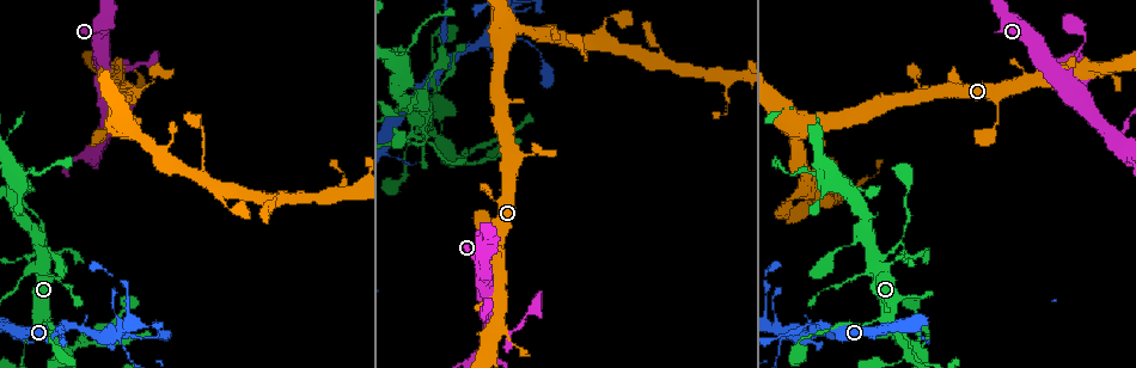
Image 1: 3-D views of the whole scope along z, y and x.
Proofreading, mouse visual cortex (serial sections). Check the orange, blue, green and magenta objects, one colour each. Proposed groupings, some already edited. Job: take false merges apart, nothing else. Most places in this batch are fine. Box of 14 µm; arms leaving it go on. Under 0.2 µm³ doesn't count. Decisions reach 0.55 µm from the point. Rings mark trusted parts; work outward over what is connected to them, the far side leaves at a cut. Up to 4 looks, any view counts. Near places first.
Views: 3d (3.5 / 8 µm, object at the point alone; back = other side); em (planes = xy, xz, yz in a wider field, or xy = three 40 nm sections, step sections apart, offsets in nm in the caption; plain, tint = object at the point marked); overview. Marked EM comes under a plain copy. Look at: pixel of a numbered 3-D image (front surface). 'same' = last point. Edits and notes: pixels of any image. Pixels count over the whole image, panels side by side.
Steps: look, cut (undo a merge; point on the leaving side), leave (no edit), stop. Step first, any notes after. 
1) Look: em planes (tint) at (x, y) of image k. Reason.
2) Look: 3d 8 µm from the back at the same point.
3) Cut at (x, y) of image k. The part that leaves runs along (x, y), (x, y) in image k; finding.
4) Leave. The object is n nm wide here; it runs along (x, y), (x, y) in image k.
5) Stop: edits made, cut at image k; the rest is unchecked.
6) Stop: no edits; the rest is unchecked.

Look: 3d 3.5 µm at (997, 109) of image 1. Thick turns thin.

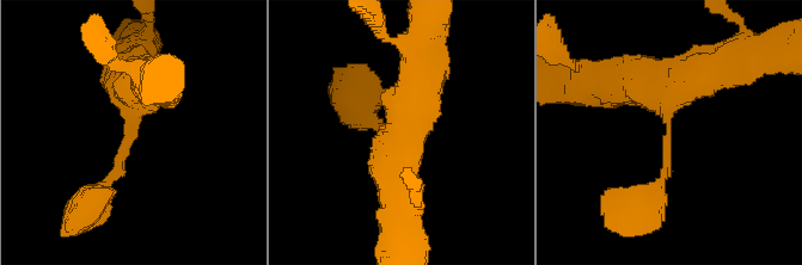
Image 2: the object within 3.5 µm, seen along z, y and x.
Look: em xy step 2 (tint) at (126, 135) of image 2.

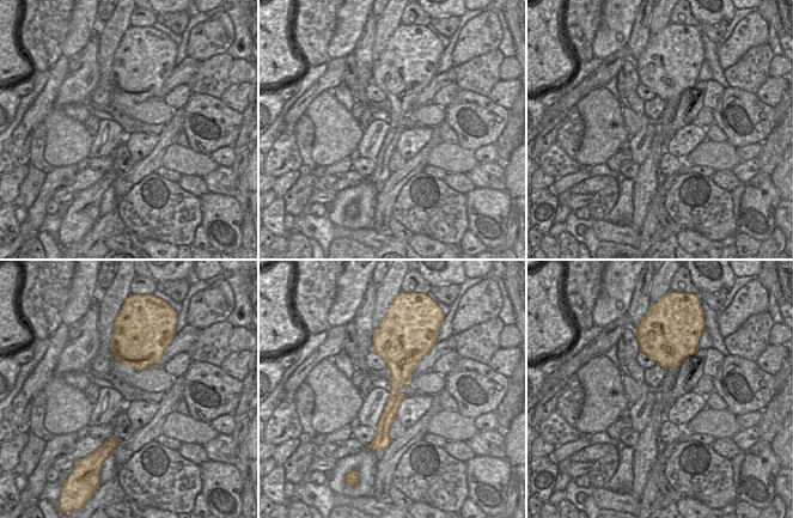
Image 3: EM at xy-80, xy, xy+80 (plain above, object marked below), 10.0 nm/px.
Leave. One cell here.

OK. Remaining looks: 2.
Look: 3d 3.5 µm at (898, 242) of image 1. Touches itself.

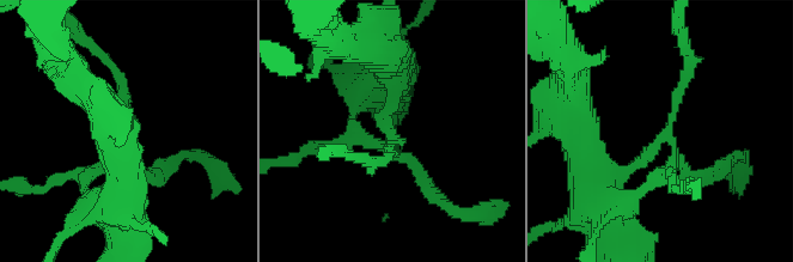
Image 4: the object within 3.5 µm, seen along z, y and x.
Look: em xy step 2 (tint) at (665, 137) of image 4.

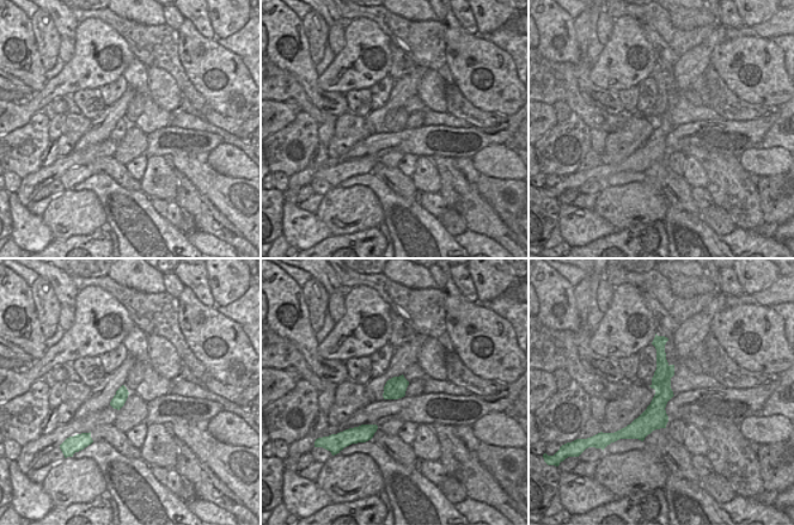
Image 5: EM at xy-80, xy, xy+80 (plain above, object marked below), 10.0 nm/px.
Leave. The object is 220 nm wide here; it runs along (592, 193), (666, 134), (688, 64) in image 4; one cell here.

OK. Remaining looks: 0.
Stop: no edits; the rest is unchecked.

